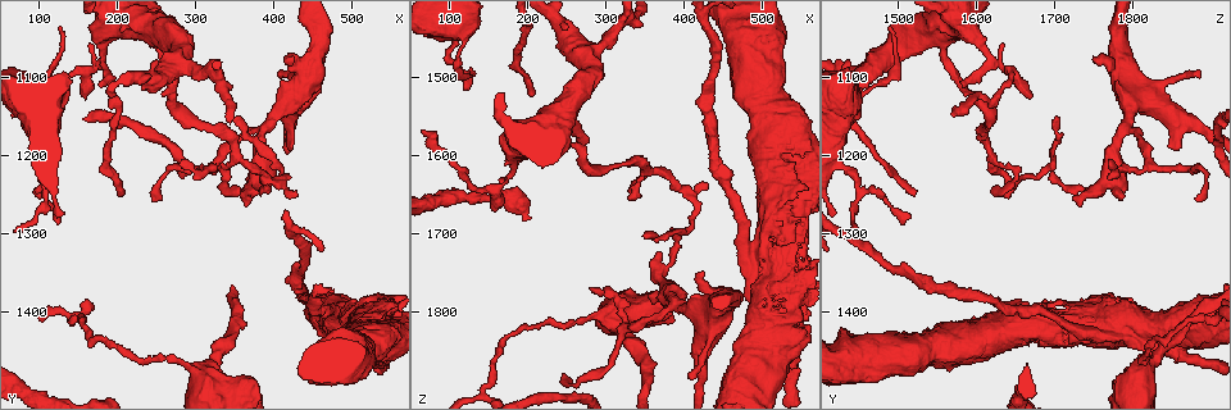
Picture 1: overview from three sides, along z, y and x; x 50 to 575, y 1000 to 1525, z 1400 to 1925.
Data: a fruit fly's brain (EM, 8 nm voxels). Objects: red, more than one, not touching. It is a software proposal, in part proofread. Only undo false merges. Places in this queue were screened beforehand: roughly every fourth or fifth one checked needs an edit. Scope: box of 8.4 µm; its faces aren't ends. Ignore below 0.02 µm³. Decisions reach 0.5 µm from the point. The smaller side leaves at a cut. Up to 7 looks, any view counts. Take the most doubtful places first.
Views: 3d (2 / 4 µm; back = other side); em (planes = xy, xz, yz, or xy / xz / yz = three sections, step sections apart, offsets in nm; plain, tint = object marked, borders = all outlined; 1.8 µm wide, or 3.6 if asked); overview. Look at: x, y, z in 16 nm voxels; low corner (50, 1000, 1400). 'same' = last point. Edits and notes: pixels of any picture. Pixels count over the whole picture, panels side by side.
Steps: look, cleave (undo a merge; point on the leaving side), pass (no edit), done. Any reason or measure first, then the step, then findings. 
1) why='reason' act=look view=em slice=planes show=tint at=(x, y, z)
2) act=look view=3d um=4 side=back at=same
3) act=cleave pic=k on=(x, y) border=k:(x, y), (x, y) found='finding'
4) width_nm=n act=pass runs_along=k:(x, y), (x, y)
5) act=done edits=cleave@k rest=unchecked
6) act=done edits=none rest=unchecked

why='calibre changes' act=look view=em um=3.6 slice=xz step=4 show=tint at=(110, 1220, 1435)

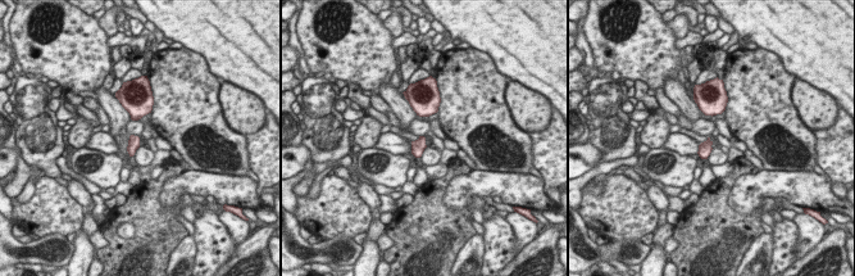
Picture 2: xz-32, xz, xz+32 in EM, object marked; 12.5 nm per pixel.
why='another direction' act=look view=em um=3.6 slice=xy step=4 show=tint at=same

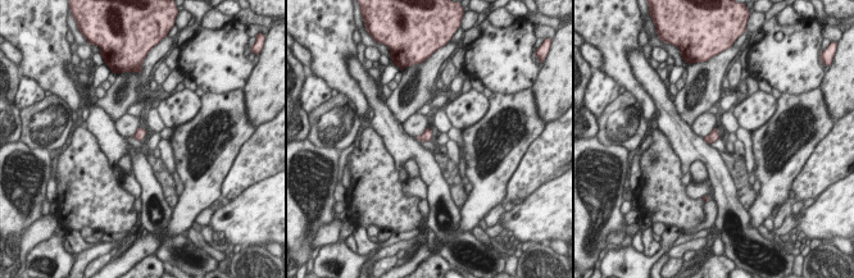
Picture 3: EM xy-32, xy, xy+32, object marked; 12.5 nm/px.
act=pass found='all the same cell'

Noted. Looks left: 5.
why='sharp bend' act=look view=3d um=4 at=(320, 1210, 1820)

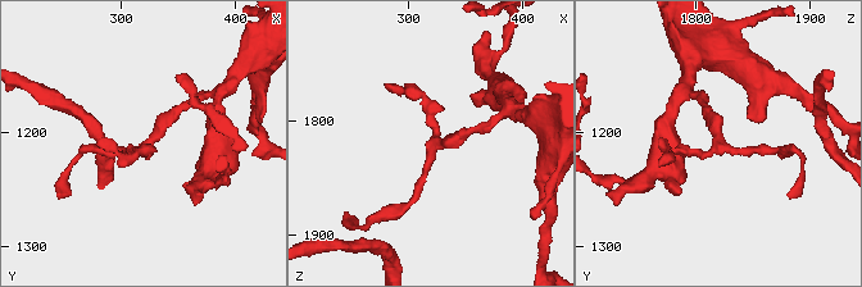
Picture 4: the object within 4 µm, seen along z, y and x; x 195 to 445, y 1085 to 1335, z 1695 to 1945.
why='now the EM' act=look view=em slice=xy step=8 show=tint at=(324, 1212, 1818)

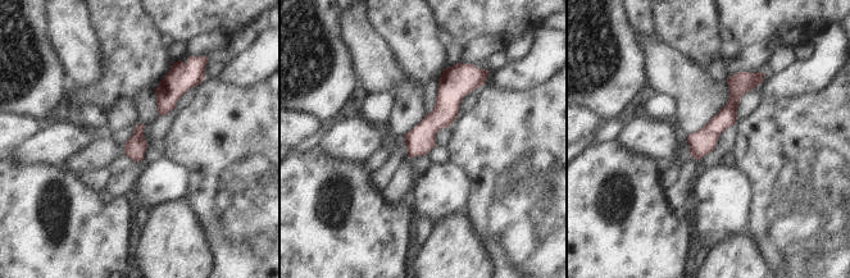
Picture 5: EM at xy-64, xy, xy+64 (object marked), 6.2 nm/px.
act=look view=em slice=planes show=tint at=same

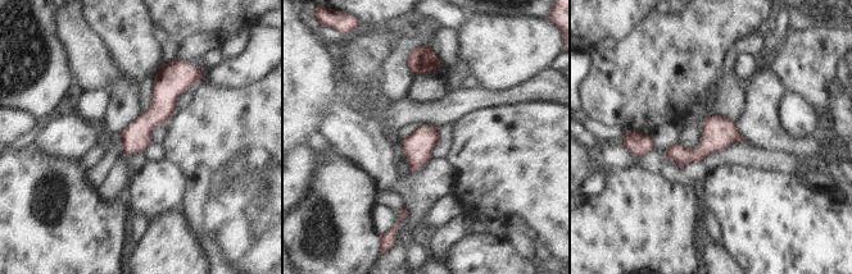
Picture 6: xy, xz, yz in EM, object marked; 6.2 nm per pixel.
width_nm=180 act=pass runs_along=6:(178, 71), (162, 106), (126, 150) found='all the same cell'

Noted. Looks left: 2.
act=look view=em um=3.6 slice=xy step=16 show=tint at=(190, 1035, 1585)

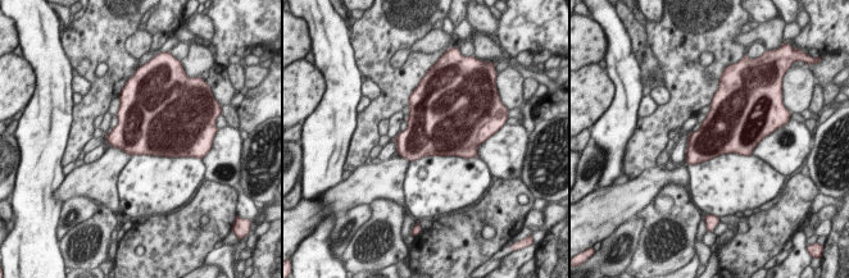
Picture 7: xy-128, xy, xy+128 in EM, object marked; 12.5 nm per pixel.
width_nm=500 act=pass found='all the same cell'

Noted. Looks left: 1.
act=done edits=none rest=unchecked

